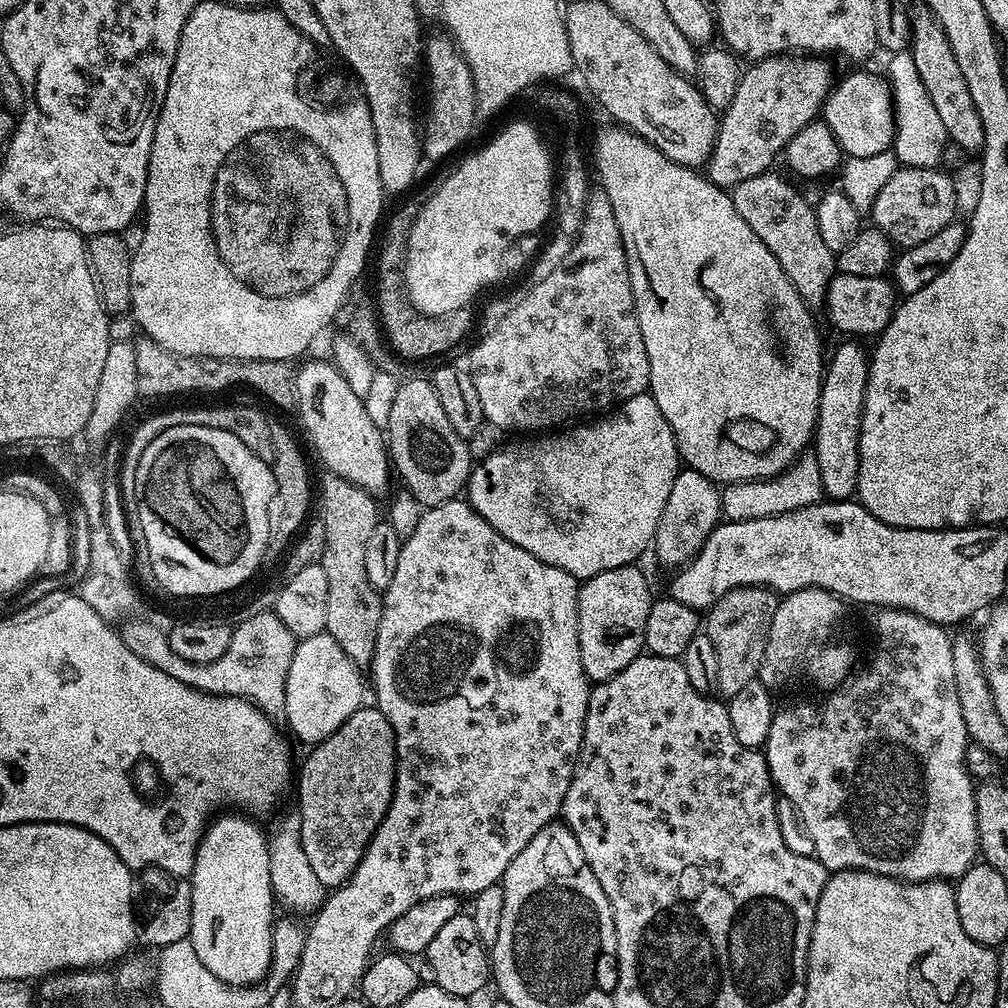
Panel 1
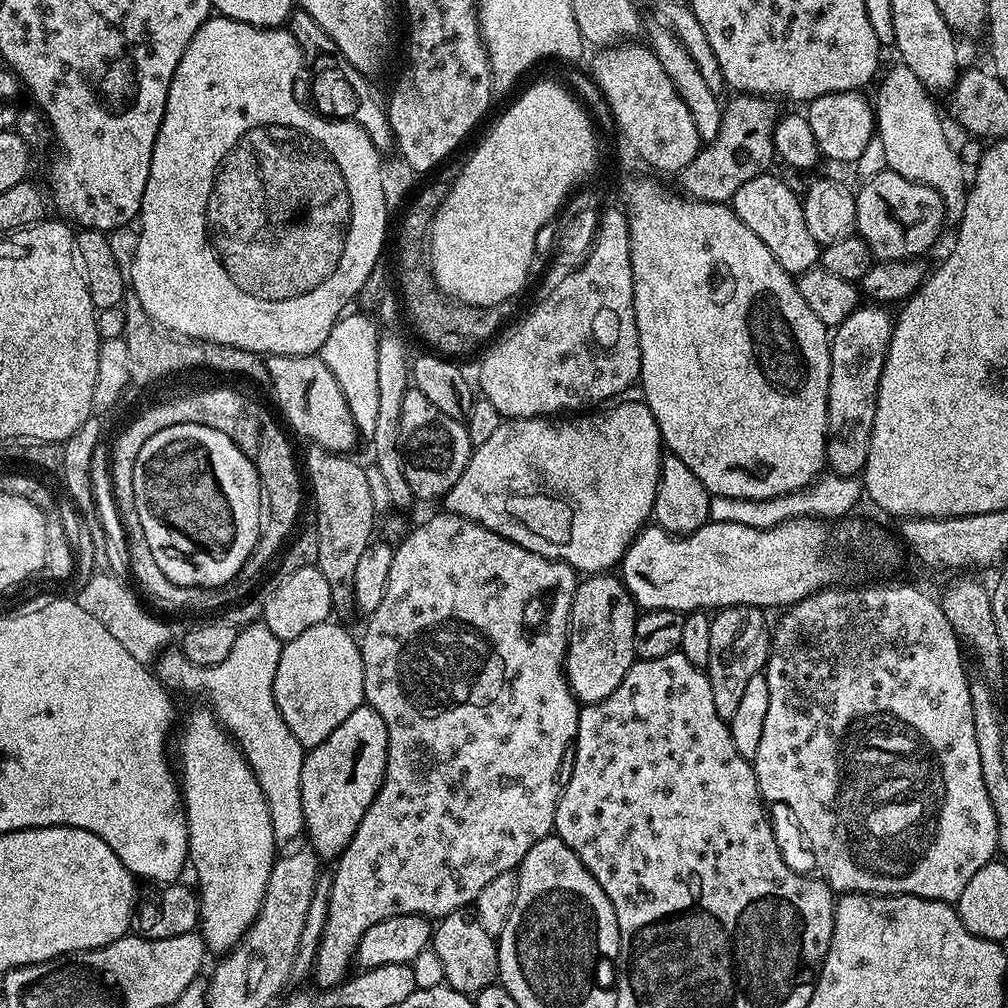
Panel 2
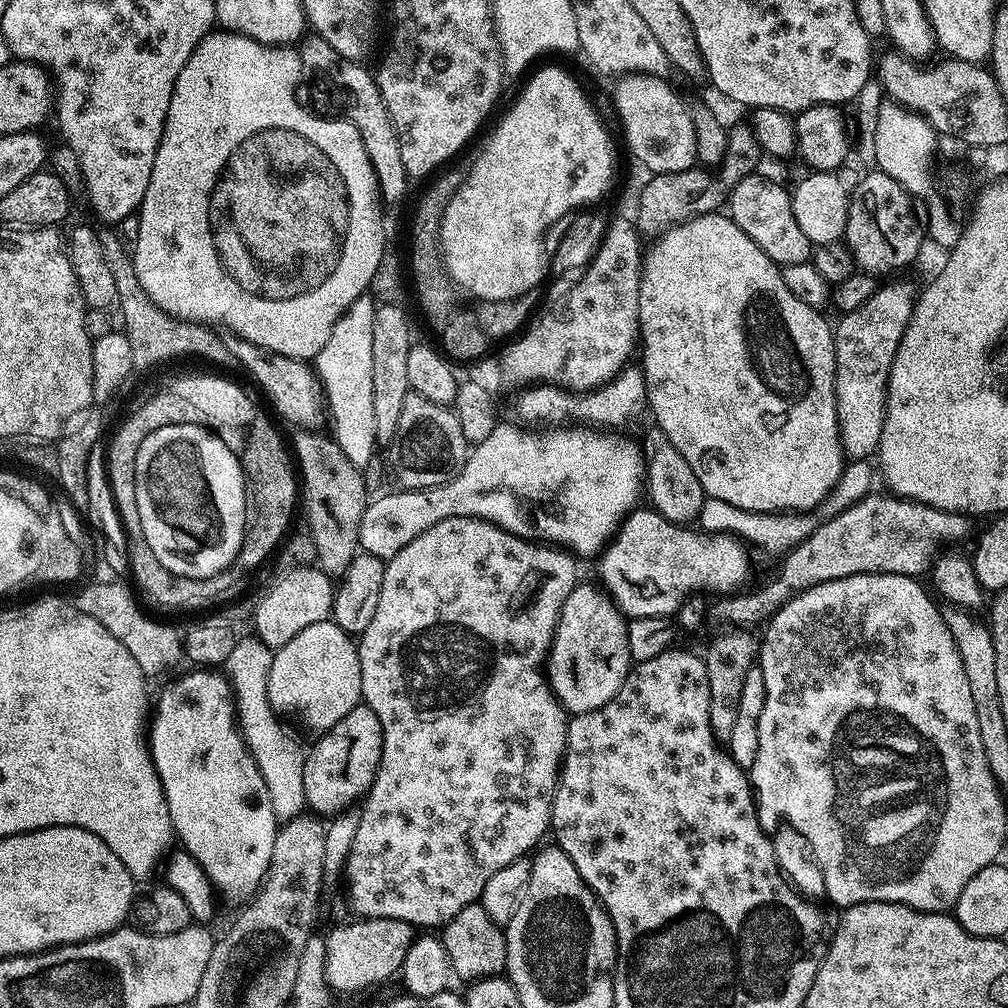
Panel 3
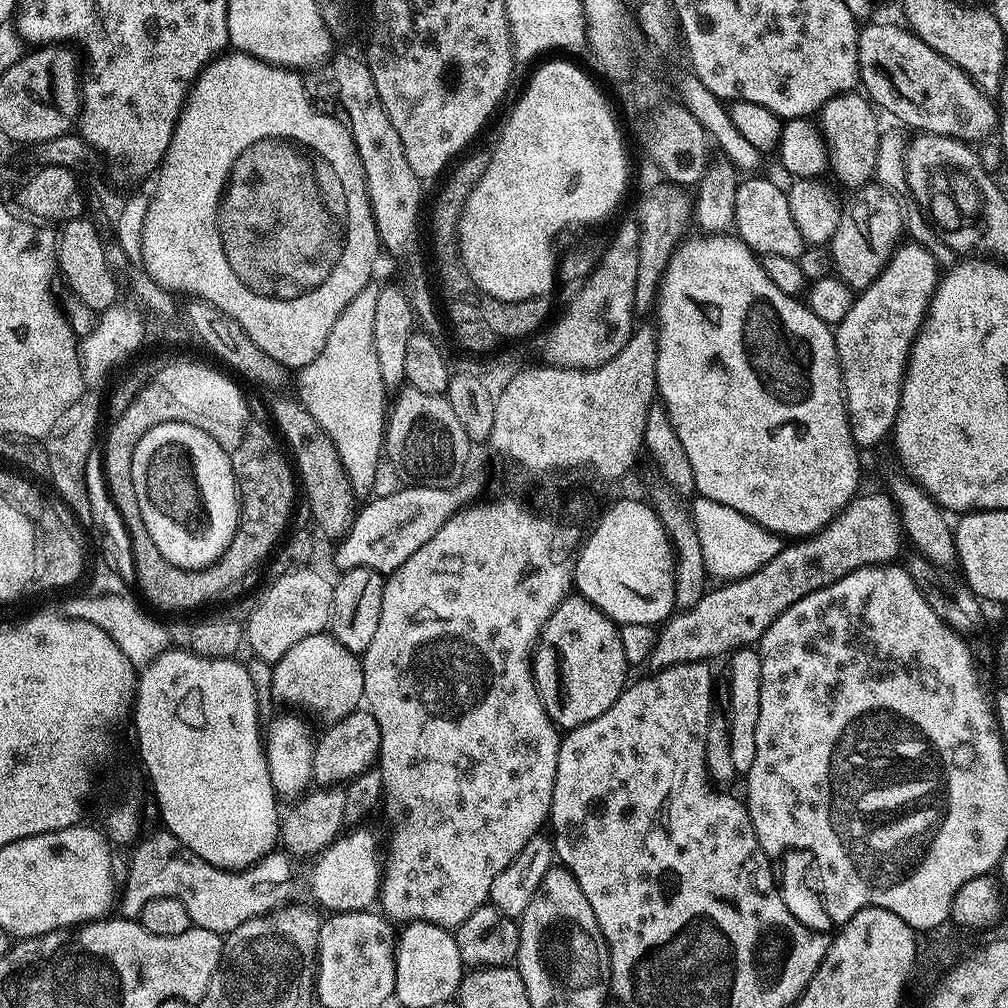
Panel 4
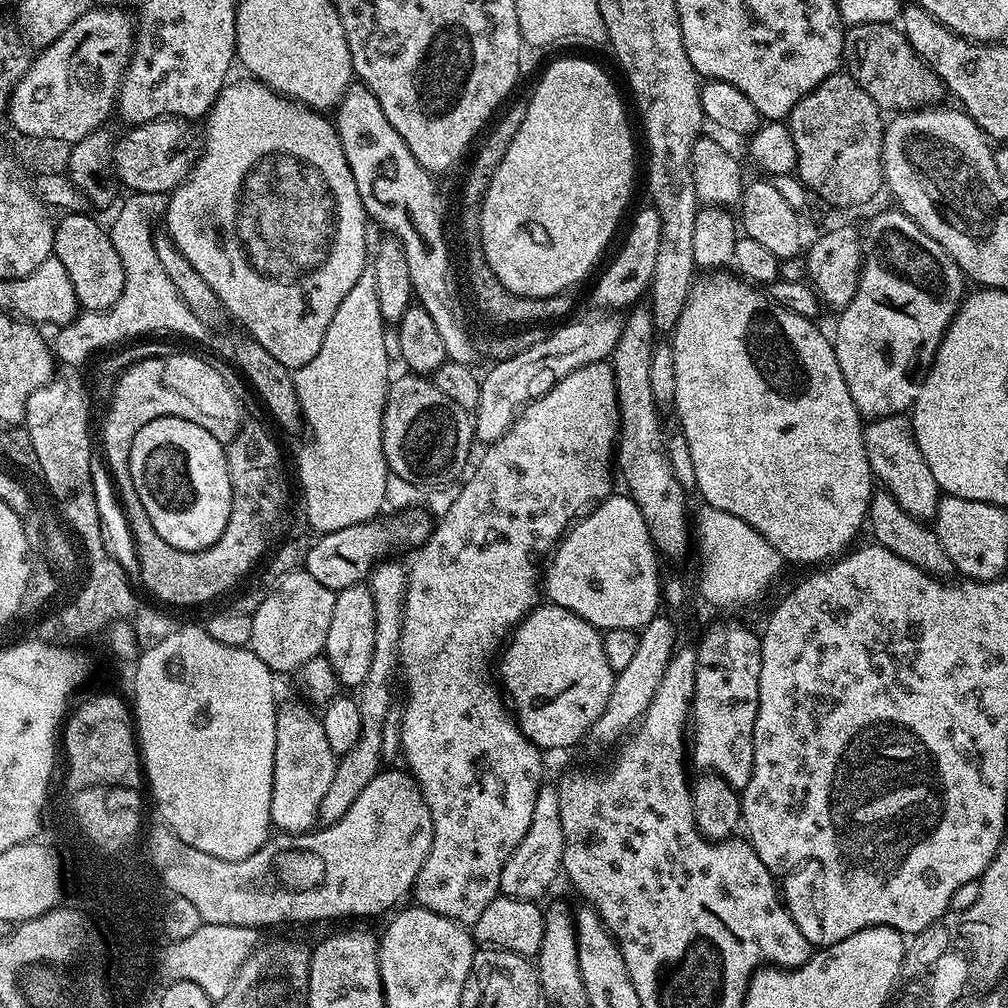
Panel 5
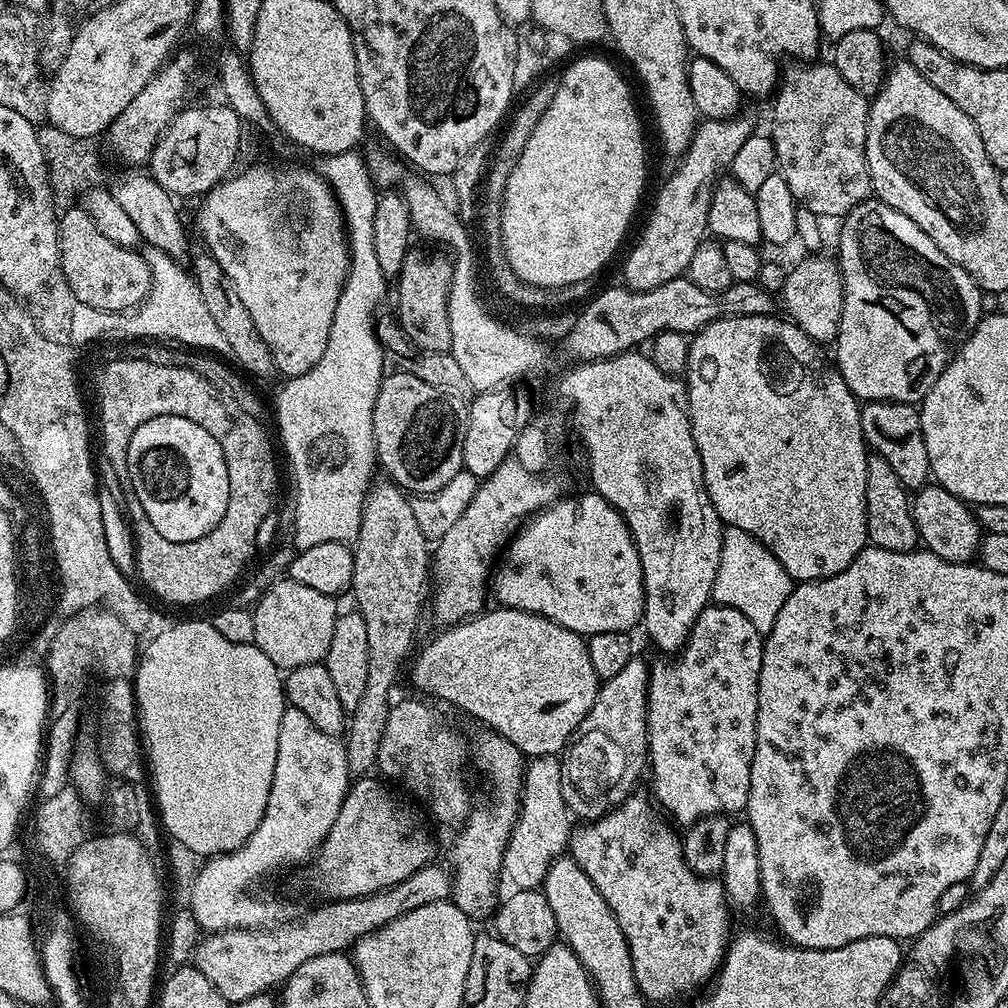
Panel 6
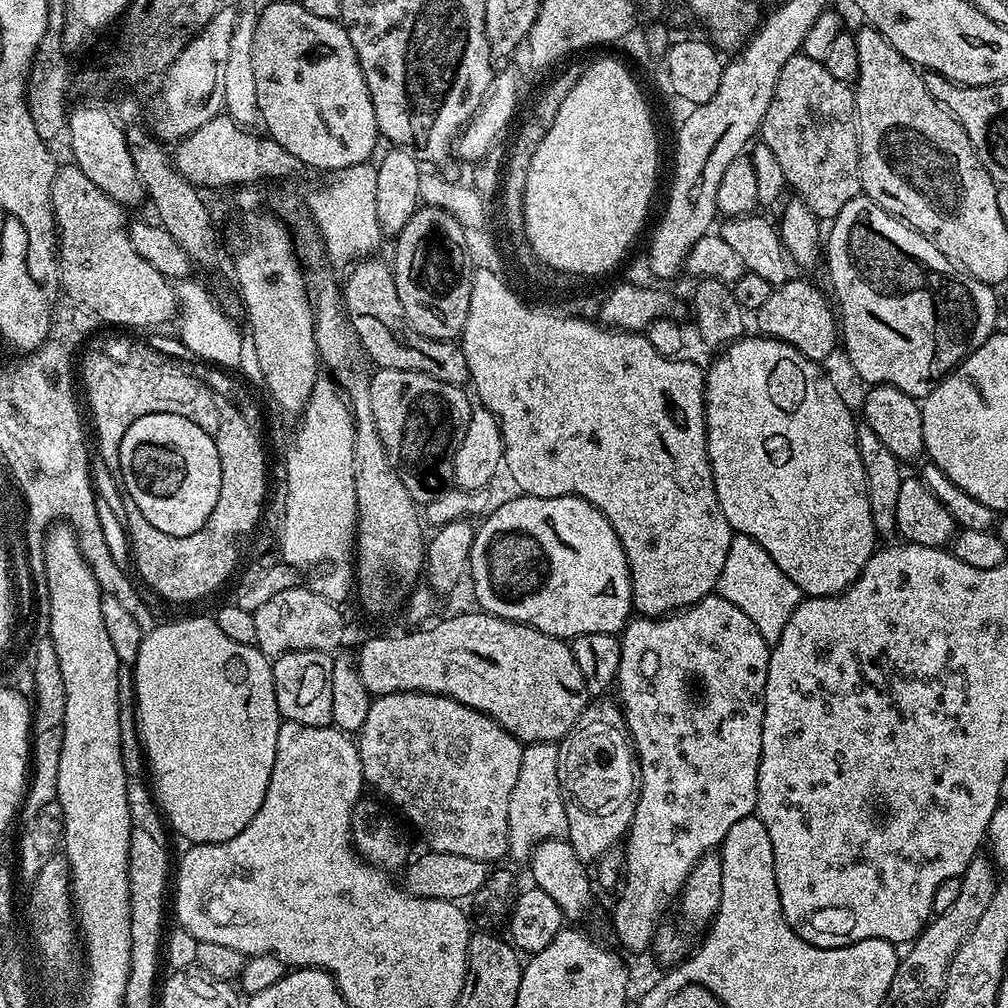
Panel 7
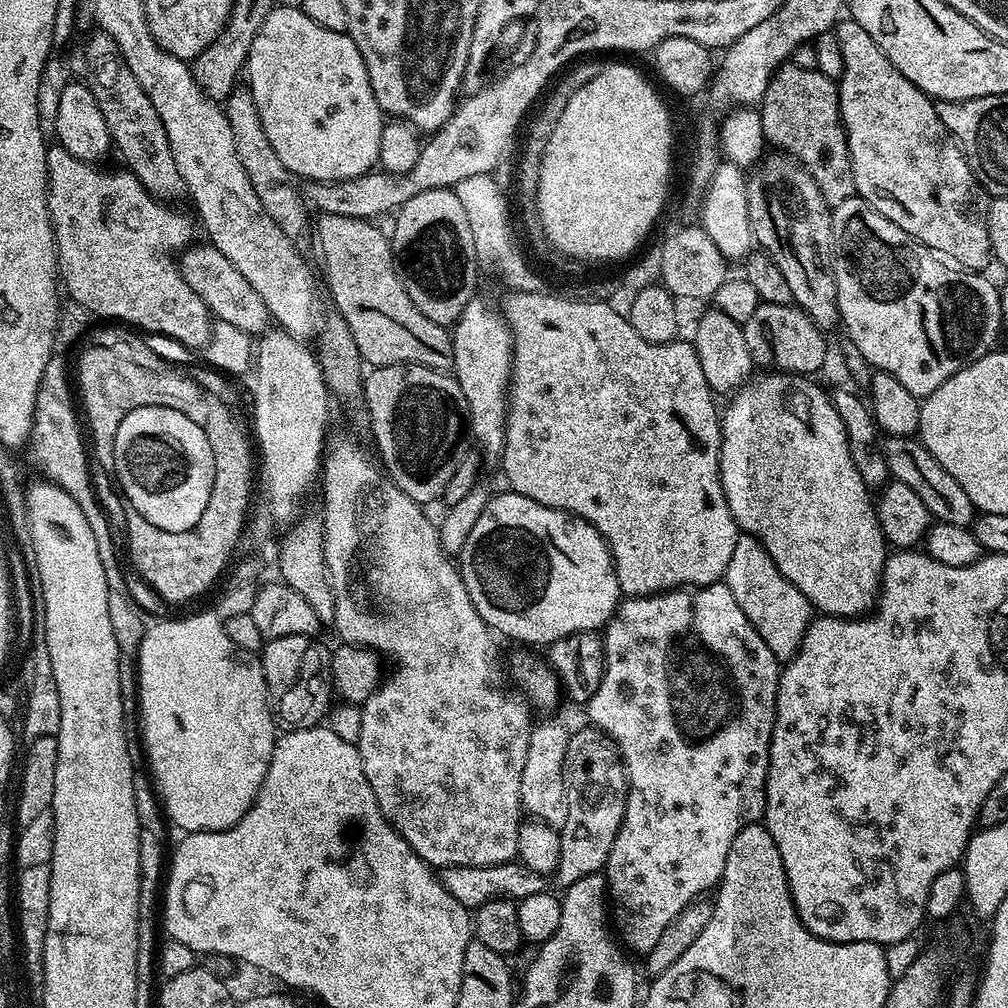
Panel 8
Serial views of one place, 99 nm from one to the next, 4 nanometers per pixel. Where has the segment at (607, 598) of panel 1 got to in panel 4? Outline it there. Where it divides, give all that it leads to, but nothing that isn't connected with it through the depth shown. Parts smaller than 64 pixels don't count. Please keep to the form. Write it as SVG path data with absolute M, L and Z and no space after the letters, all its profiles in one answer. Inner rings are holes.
M565 596L540 631L532 658L532 676L552 723L560 730L577 728L590 722L590 718L598 718L598 714L610 710L610 706L614 706L616 699L624 693L626 681L629 679L628 672L630 665L626 662L626 654L622 654L622 640L616 621L602 614L602 610L595 608L584 596Z

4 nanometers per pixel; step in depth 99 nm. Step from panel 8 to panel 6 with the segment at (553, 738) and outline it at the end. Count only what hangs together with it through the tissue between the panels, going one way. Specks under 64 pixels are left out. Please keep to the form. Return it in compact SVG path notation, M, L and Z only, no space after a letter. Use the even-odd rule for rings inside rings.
M538 756L527 761L520 791L520 813L512 827L504 851L502 876L516 890L539 889L546 878L546 870L558 857L565 855L574 831L574 820L562 794L560 756Z

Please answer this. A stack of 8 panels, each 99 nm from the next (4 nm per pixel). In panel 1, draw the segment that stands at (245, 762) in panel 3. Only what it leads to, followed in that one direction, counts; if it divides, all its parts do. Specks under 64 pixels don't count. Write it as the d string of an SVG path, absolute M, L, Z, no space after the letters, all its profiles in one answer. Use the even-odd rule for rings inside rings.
M220 816L209 823L204 830L204 837L200 840L200 849L196 851L196 861L192 867L192 905L190 906L190 934L188 939L192 941L198 959L202 961L202 966L210 970L222 982L235 985L256 984L269 975L271 966L271 942L272 927L274 923L274 913L272 914L272 904L274 897L270 886L270 854L268 853L268 842L265 833L260 833L260 828L256 824L251 824L244 816Z

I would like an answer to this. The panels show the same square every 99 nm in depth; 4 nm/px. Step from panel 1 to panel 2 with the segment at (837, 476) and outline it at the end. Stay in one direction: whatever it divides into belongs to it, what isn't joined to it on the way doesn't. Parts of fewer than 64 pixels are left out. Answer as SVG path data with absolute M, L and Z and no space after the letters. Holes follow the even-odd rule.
M865 306L857 307L856 311L849 314L830 336L830 343L832 345L832 349L830 350L830 390L828 391L828 430L830 435L828 437L828 458L826 464L837 476L859 477L866 466L866 458L870 454L870 438L872 437L872 431L874 430L874 410L876 409L876 403L878 402L878 382L882 378L882 370L884 369L884 363L886 362L886 354L888 353L888 347L890 346L890 338L892 337L892 325L894 323L893 313L888 313L887 310L889 309L884 306L870 306L872 308L864 307Z

